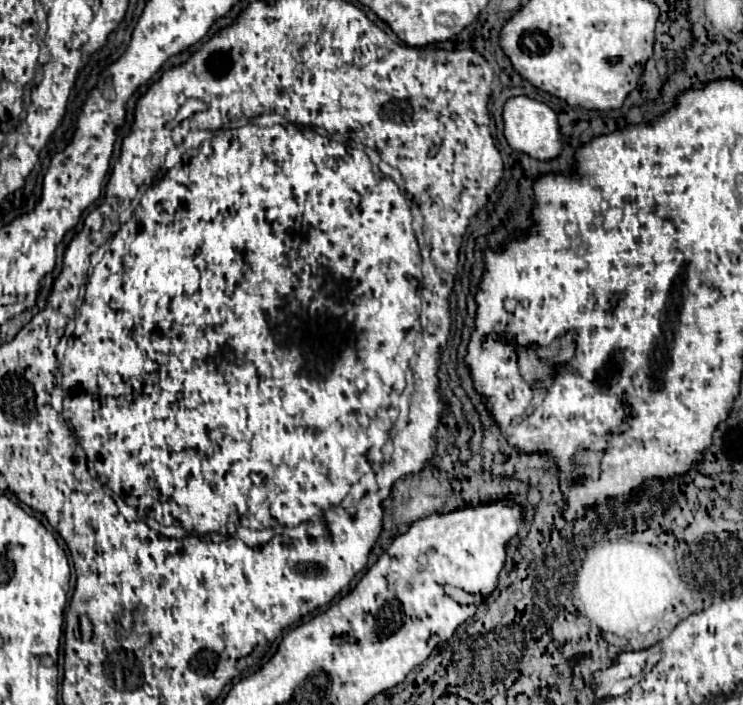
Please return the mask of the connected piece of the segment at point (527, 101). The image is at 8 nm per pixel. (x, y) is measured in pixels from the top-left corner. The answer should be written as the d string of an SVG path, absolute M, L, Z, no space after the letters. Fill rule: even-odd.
M526 95L510 97L504 103L502 117L504 117L504 135L506 135L506 141L508 141L508 145L514 151L528 153L530 157L540 159L540 161L554 159L560 153L562 145L560 145L558 119L556 119L556 113L548 105L544 105L540 101L534 101L530 97L526 97Z

